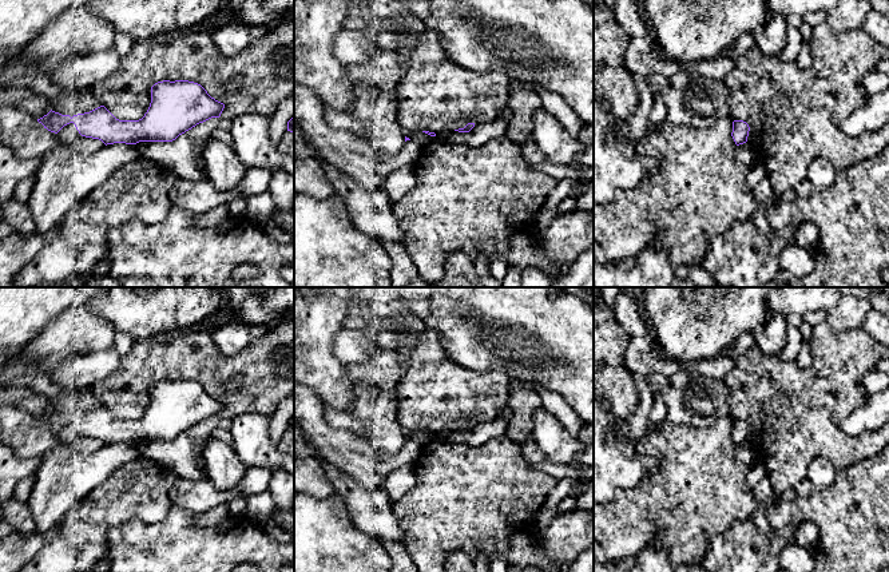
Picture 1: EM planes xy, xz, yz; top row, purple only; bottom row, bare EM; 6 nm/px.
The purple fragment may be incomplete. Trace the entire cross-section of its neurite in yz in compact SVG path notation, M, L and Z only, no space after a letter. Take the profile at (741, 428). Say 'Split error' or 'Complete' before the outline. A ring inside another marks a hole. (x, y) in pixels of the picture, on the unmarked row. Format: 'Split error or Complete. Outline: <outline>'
Complete. Outline: M734 420L733 421L733 432L731 436L737 445L743 444L747 441L750 426L743 420Z

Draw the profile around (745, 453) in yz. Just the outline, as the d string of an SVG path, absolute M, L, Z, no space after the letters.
M743 442L743 444L739 444L738 445L738 449L737 449L737 458L747 465L749 468L754 464L755 461L755 454L754 454L754 450L751 449L750 444L749 442Z

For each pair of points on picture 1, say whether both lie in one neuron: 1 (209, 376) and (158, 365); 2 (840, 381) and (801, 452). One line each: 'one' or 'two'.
1: one
2: one

